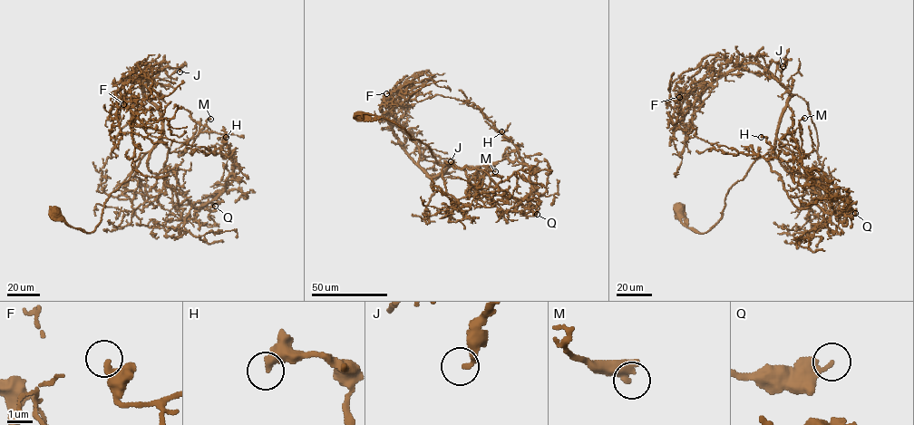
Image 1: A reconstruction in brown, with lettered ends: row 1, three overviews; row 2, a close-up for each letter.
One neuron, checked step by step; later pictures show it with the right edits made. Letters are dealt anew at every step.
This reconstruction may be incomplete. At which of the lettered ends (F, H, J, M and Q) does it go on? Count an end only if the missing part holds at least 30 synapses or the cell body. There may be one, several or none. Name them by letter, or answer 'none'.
none

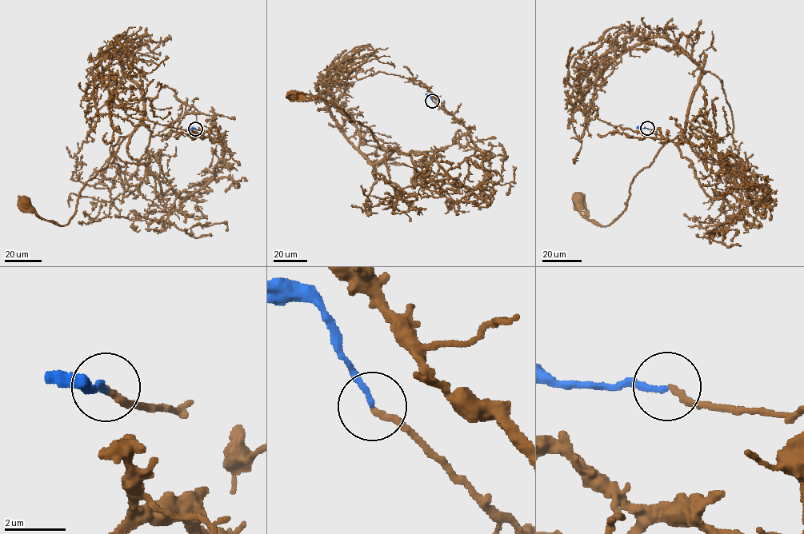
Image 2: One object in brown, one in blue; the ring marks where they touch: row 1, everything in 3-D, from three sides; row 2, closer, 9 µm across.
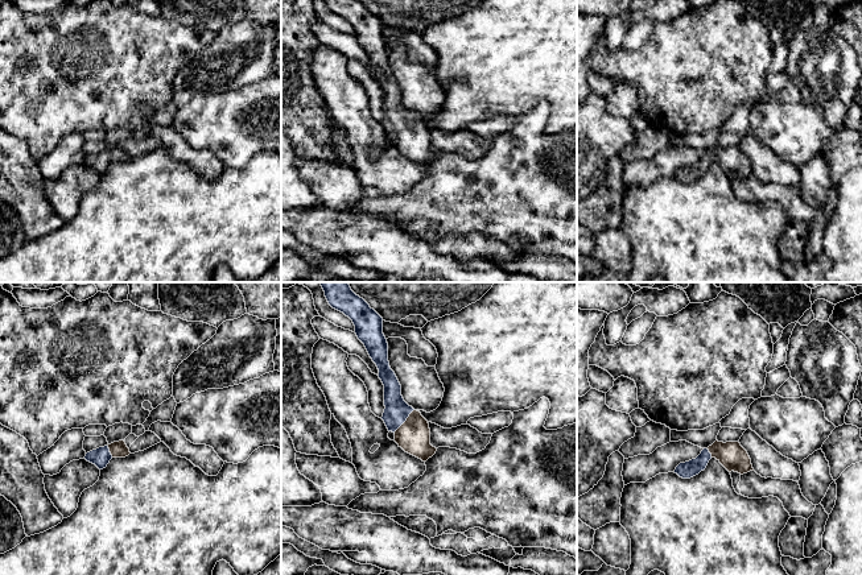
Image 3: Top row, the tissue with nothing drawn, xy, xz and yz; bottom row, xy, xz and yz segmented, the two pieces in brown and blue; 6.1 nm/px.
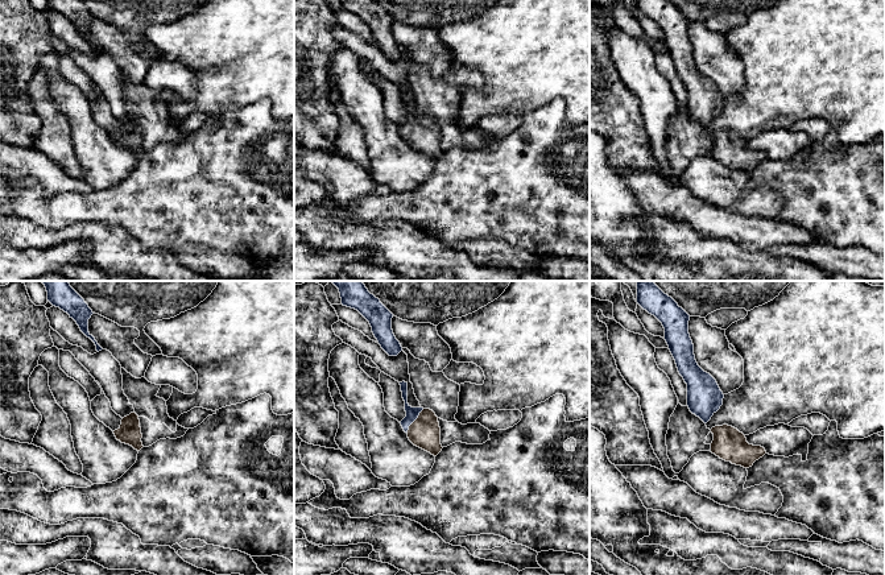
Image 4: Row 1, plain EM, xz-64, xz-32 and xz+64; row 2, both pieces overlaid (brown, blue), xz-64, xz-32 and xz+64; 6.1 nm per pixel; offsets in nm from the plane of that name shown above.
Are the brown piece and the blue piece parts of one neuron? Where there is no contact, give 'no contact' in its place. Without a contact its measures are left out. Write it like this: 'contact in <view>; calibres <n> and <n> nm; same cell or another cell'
contact in xz; calibres 200 and 150 nm; same cell

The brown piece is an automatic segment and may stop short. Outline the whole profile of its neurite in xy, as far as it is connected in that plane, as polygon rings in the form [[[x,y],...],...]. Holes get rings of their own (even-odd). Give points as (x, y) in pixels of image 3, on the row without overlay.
[[[119,145],[87,157],[84,164],[95,169],[99,174],[103,174],[107,171],[112,162],[125,162],[129,158],[131,157],[125,146]]]

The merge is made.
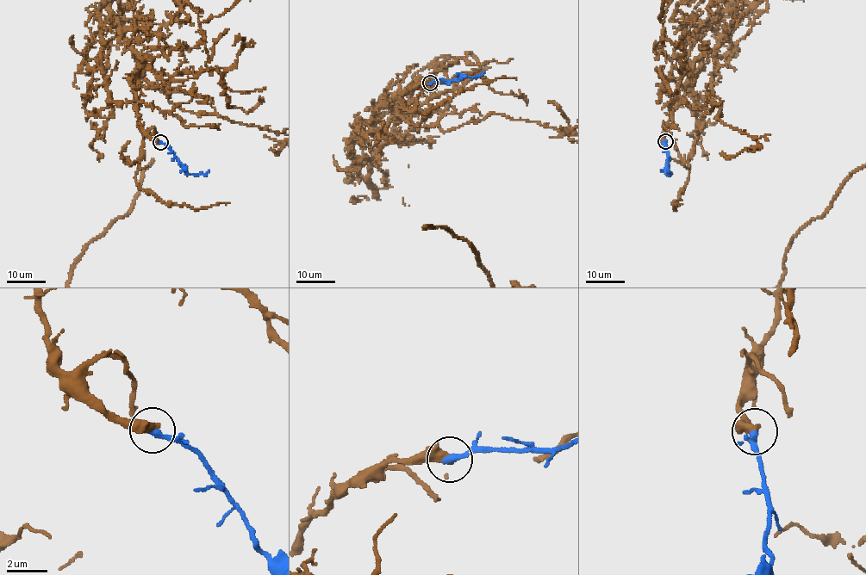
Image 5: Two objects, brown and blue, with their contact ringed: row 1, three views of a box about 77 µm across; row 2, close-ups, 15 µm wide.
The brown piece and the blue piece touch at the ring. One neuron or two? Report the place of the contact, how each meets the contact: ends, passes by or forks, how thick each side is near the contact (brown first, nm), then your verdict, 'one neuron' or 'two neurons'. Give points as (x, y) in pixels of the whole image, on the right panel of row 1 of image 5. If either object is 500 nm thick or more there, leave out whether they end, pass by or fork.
(665, 141) | 500/320 nm | one neuron

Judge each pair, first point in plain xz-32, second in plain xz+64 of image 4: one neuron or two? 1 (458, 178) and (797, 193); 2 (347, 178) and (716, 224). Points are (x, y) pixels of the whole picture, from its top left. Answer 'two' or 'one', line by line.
1: one
2: one

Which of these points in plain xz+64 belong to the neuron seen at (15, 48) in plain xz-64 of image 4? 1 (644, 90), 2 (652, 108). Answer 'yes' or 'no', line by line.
1: no
2: no

